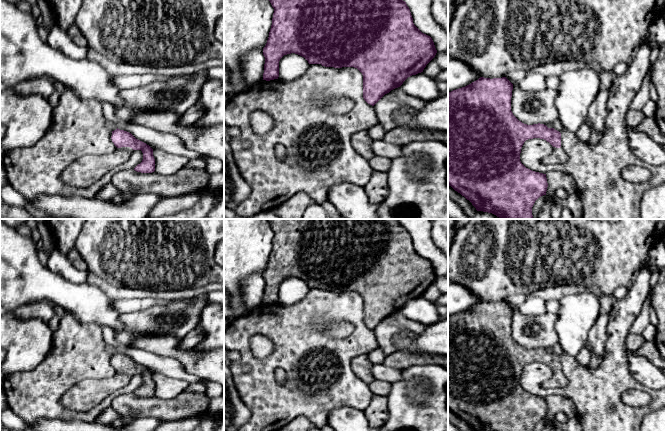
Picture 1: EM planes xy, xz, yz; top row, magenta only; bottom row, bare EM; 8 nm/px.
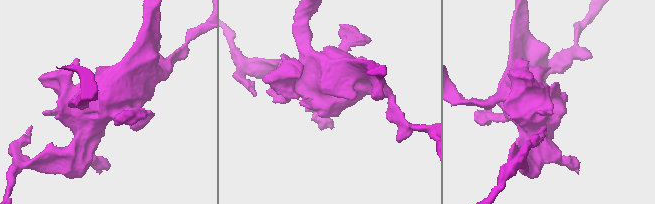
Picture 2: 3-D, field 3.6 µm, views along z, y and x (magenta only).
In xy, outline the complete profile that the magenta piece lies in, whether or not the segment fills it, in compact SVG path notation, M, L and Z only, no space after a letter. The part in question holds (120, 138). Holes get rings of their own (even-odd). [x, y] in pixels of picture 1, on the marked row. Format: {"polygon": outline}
{"polygon": "M118 128L112 131L111 139L117 147L114 152L78 158L61 173L63 183L78 188L88 187L124 164L134 150L141 150L143 153L142 162L134 170L141 173L155 171L153 149L149 145Z"}

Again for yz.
{"polygon": "M480 77L471 84L448 92L448 185L455 191L469 200L477 211L488 212L496 215L500 219L533 219L532 207L535 201L546 195L548 183L546 174L532 171L526 168L520 161L521 148L528 139L540 138L549 142L553 146L553 151L542 159L542 163L546 165L557 165L565 163L568 159L566 153L561 150L561 133L554 128L548 128L544 124L527 125L519 121L511 111L511 97L513 84L506 78L484 78Z"}

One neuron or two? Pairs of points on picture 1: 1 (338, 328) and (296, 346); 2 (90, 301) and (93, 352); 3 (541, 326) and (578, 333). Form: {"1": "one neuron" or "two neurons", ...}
{"1": "two neurons", "2": "two neurons", "3": "two neurons"}

